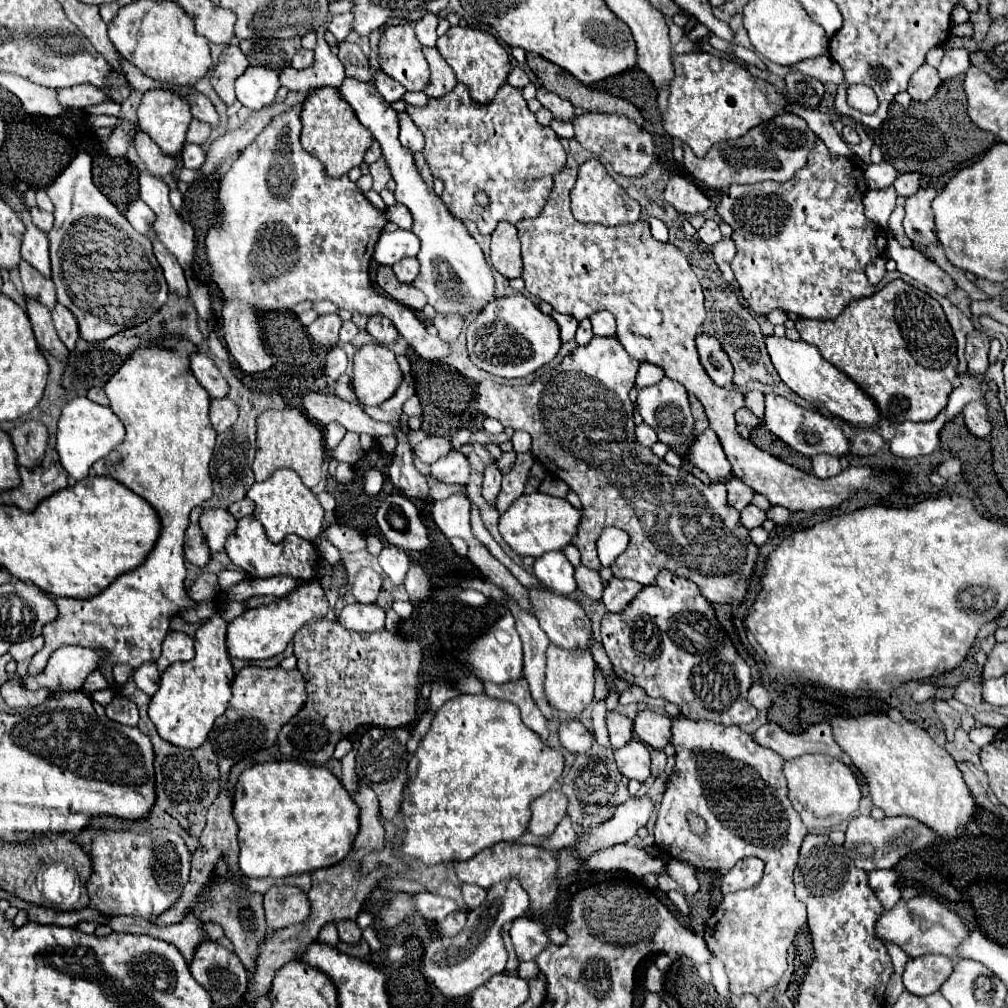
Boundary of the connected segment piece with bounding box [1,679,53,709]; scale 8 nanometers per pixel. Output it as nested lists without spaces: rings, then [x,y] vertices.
[[[7,681],[1,685],[1,695],[5,699],[5,703],[9,707],[27,707],[27,705],[41,705],[43,701],[47,701],[53,693],[49,689],[37,689],[37,691],[29,691],[25,687],[23,681]]]

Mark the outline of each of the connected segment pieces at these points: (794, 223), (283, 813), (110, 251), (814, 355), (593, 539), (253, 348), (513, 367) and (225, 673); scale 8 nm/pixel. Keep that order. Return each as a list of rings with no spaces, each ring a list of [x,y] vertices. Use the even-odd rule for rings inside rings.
[[[819,139],[809,153],[807,165],[801,167],[793,179],[785,183],[763,181],[729,187],[717,205],[717,213],[733,227],[731,239],[737,245],[733,273],[741,295],[755,313],[781,309],[811,319],[835,319],[847,301],[871,297],[875,293],[873,285],[867,281],[865,267],[885,251],[887,235],[865,217],[861,203],[865,191],[867,185],[863,181],[863,171],[853,163],[853,159],[831,157]]]
[[[293,761],[259,763],[239,775],[233,793],[233,819],[239,825],[239,869],[249,879],[287,877],[317,871],[339,863],[351,849],[359,827],[359,807],[341,781],[325,767],[311,767]]]
[[[89,151],[77,153],[69,167],[47,187],[47,195],[55,205],[55,223],[49,231],[49,243],[57,301],[77,317],[81,339],[103,341],[153,317],[167,301],[167,283],[151,251],[151,239],[131,229],[125,215],[121,215],[117,207],[95,187]]]
[[[767,335],[765,345],[781,381],[799,397],[803,397],[809,405],[819,411],[827,411],[839,419],[845,419],[847,423],[853,423],[857,427],[877,427],[879,411],[875,409],[875,403],[851,379],[843,377],[839,369],[825,361],[815,345],[809,345],[805,341],[791,341],[777,335]]]
[[[597,335],[587,347],[577,347],[563,357],[559,371],[553,369],[553,375],[539,381],[517,387],[499,385],[497,381],[479,383],[479,409],[507,427],[527,431],[533,437],[533,457],[537,457],[537,461],[541,461],[551,475],[565,481],[579,495],[585,519],[575,541],[571,543],[581,551],[581,563],[585,567],[601,569],[597,539],[603,529],[617,527],[625,531],[631,541],[627,551],[613,563],[615,577],[627,577],[639,581],[641,585],[651,585],[661,569],[669,569],[679,577],[691,579],[699,587],[701,595],[711,603],[741,603],[755,569],[757,547],[753,545],[749,531],[741,525],[739,511],[729,505],[723,483],[715,483],[715,487],[705,485],[689,471],[667,465],[663,459],[657,459],[651,449],[637,443],[633,403],[629,399],[637,369],[639,361],[625,353],[617,337]],[[663,469],[669,469],[669,487],[661,487],[665,477]],[[693,505],[701,505],[699,517],[693,515]]]
[[[295,105],[291,111],[271,119],[271,123],[237,157],[237,161],[219,181],[217,199],[221,207],[221,223],[209,229],[205,245],[212,279],[223,295],[223,339],[227,343],[229,355],[245,373],[267,371],[273,365],[273,361],[265,349],[261,314],[267,311],[287,311],[301,301],[319,299],[327,299],[335,303],[339,309],[361,313],[365,317],[383,315],[391,319],[401,337],[405,337],[405,341],[415,349],[415,353],[419,353],[425,359],[439,359],[449,355],[447,343],[439,341],[439,337],[435,335],[429,335],[425,325],[417,319],[417,315],[411,309],[407,309],[391,297],[377,295],[369,279],[369,261],[373,257],[373,249],[383,231],[383,225],[387,221],[393,221],[399,225],[399,229],[411,229],[413,217],[409,209],[397,203],[395,207],[379,211],[347,177],[327,177],[323,173],[323,165],[319,165],[315,157],[303,151],[299,143],[299,113],[301,105]]]
[[[513,293],[511,297],[501,297],[485,305],[483,313],[477,315],[475,321],[467,327],[467,351],[469,359],[475,367],[505,379],[527,377],[537,371],[541,365],[553,361],[561,347],[559,327],[549,317],[543,315],[531,299],[521,293]]]
[[[215,613],[195,633],[197,655],[191,661],[179,661],[175,665],[169,665],[161,673],[159,691],[151,697],[149,703],[149,717],[165,741],[185,749],[197,749],[207,739],[215,719],[227,709],[227,701],[231,699],[229,683],[235,677],[235,671],[227,653],[225,633],[227,623]]]

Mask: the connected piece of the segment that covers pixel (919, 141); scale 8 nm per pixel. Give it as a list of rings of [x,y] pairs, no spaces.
[[[963,75],[945,81],[929,101],[911,101],[909,107],[891,105],[891,119],[881,129],[871,133],[881,147],[883,159],[889,161],[897,173],[917,171],[921,175],[943,175],[977,155],[983,155],[993,143],[993,133],[979,129],[967,115],[967,95],[963,91]]]

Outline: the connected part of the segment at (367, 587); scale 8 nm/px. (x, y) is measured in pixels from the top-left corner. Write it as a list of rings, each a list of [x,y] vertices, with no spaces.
[[[361,569],[355,577],[353,595],[359,603],[373,603],[383,589],[383,579],[373,569]]]

